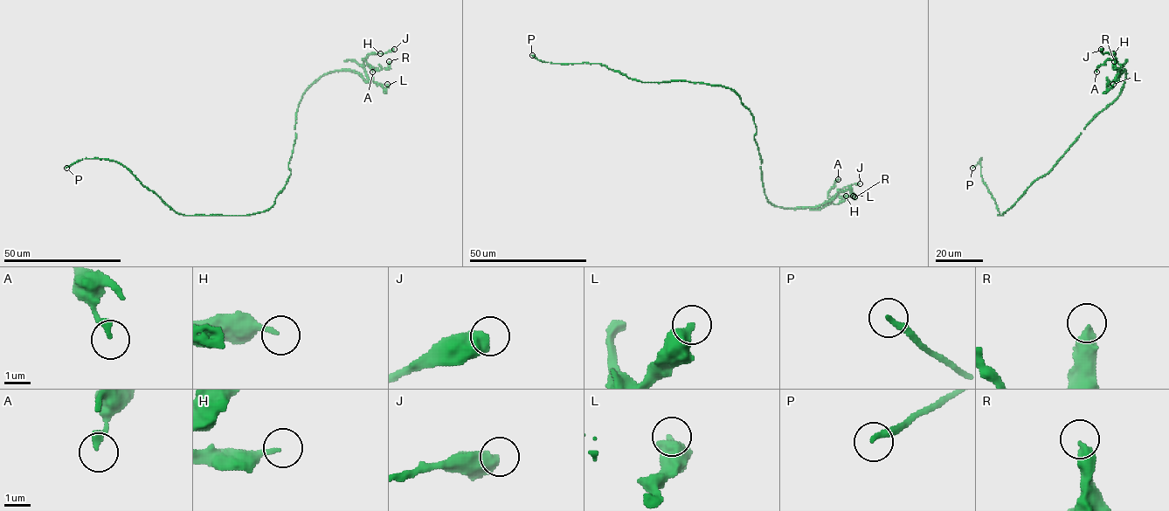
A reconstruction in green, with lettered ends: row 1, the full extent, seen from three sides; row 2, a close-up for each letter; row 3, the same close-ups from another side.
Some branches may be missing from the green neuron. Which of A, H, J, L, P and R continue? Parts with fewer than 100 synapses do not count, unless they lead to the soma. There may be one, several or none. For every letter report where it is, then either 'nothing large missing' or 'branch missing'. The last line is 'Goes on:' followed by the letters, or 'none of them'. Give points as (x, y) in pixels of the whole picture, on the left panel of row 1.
A: (372, 72) | nothing large missing
H: (380, 53) | nothing large missing
J: (394, 49) | nothing large missing
L: (387, 84) | nothing large missing
P: (66, 168) | nothing large missing
R: (389, 61) | nothing large missing
Goes on: none of them

